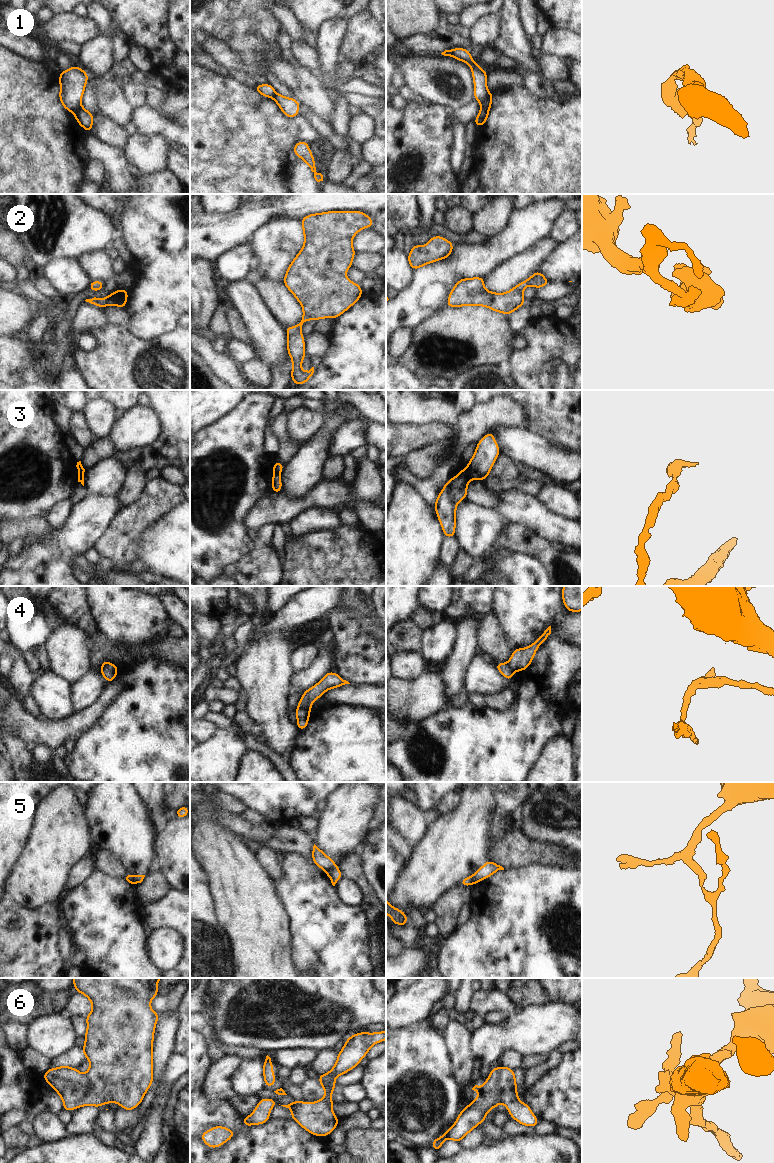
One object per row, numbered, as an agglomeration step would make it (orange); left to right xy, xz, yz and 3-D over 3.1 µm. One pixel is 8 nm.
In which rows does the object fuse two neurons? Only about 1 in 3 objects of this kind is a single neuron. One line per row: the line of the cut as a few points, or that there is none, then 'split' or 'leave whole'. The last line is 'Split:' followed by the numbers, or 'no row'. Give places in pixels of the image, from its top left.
1: yz (490, 93), (480, 104) | split
2: no cut | leave whole
3: yz (466, 468), (471, 478) | split
4: xz (298, 707), (303, 707), (309, 711) | split
5: xz (335, 864), (326, 871) | split
6: no cut | leave whole
Split: 1, 3, 4, 5

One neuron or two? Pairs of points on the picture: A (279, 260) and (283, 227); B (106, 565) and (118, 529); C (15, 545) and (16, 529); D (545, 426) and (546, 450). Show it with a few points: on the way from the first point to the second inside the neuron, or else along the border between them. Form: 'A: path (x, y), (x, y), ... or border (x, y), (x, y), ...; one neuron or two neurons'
A: path (274, 252), (273, 247), (279, 235); one neuron
B: border (102, 557), (109, 558), (116, 568); two neurons
C: border (22, 539), (15, 538), (10, 542); two neurons
D: border (527, 429), (567, 450); two neurons

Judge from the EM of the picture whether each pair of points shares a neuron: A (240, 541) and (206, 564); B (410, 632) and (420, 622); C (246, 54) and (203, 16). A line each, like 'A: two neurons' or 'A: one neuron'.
A: one neuron
B: two neurons
C: two neurons

